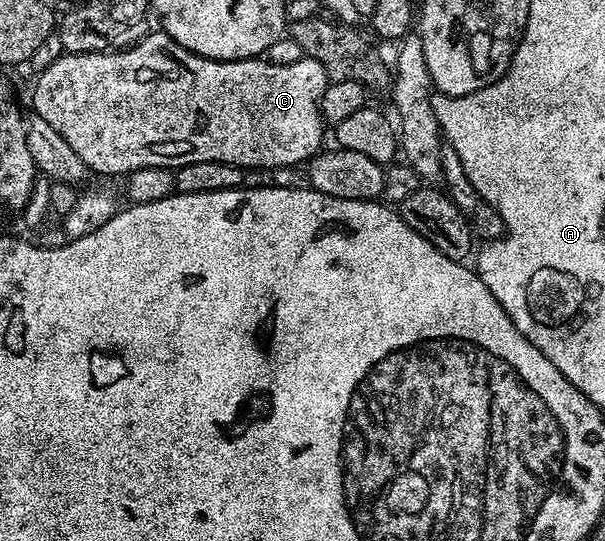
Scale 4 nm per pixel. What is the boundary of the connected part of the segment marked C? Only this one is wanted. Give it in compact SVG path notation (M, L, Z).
M161 31L147 32L141 41L117 51L107 51L105 53L68 53L63 52L52 67L48 67L43 73L37 74L38 82L34 85L34 106L33 112L40 115L88 163L88 167L95 174L98 173L122 173L129 175L137 169L147 169L148 167L164 167L175 171L183 165L192 163L204 163L205 161L219 161L229 165L237 165L243 170L254 168L282 168L285 165L301 166L309 162L323 148L322 129L324 122L322 119L322 96L328 84L328 78L324 67L316 63L312 58L303 56L302 60L287 65L273 65L269 59L247 59L244 61L213 61L207 57L196 55L180 43L173 41L167 33Z

